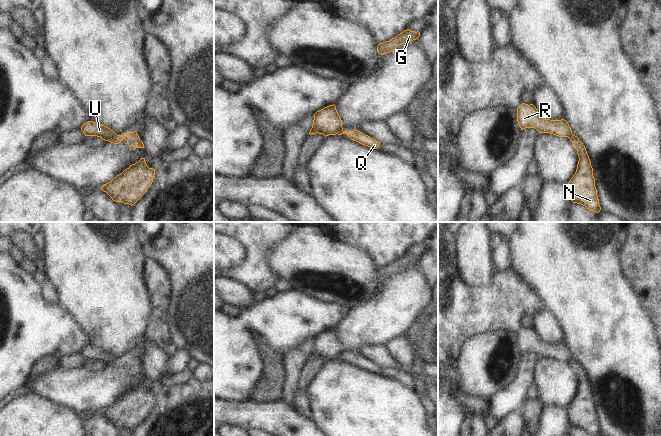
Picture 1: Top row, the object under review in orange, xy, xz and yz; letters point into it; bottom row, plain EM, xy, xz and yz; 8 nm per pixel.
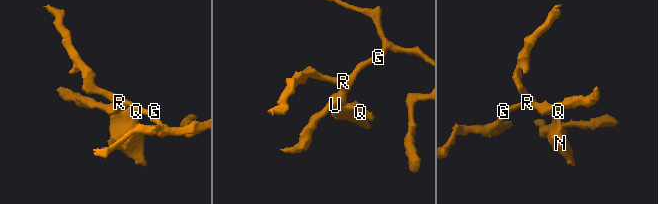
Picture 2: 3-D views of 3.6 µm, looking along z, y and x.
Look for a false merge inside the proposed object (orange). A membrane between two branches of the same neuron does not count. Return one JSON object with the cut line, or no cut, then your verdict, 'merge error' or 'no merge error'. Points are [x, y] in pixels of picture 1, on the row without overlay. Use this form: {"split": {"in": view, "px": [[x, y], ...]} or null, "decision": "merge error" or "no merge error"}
{"split": {"in": "xy", "px": [[116, 358], [108, 364]]}, "decision": "merge error"}

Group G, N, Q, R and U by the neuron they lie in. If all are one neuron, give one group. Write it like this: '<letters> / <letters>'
G R U / N Q

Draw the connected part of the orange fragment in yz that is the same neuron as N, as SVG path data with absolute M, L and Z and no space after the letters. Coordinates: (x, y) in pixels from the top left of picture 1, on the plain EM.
M572 359L569 363L579 381L576 396L568 407L571 425L585 430L590 435L600 436L593 392L586 372L577 360Z

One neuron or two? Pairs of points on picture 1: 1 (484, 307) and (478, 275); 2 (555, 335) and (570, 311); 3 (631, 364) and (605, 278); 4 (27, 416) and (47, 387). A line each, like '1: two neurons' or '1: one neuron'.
1: two neurons
2: two neurons
3: one neuron
4: two neurons

